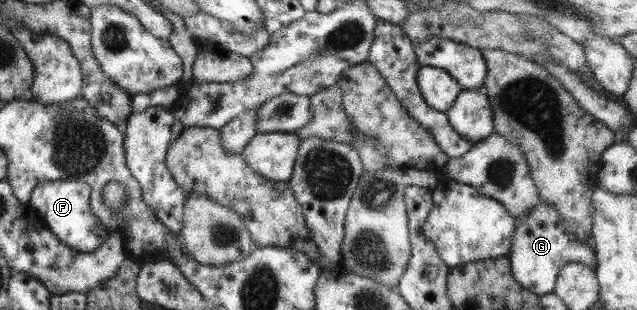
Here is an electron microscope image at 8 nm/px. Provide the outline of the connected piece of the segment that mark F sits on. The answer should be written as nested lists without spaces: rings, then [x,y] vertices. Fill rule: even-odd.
[[[43,181],[34,188],[29,205],[38,211],[58,241],[82,254],[97,248],[111,235],[90,210],[91,187],[80,181]]]

